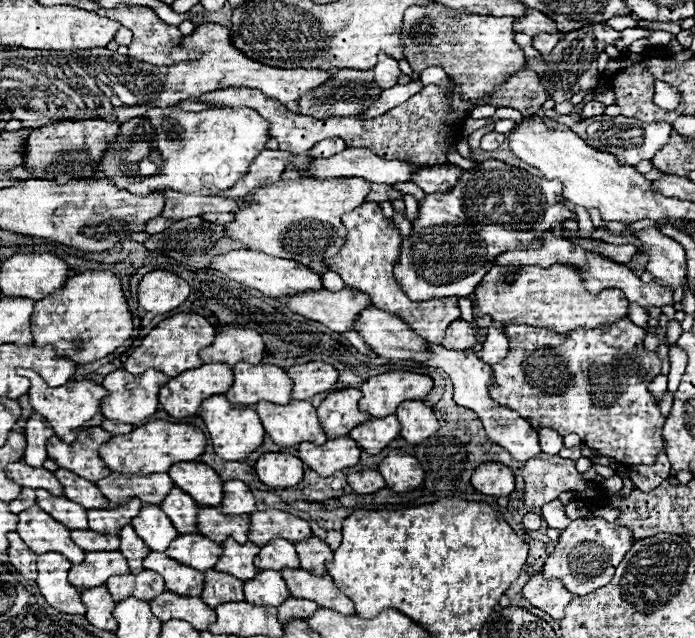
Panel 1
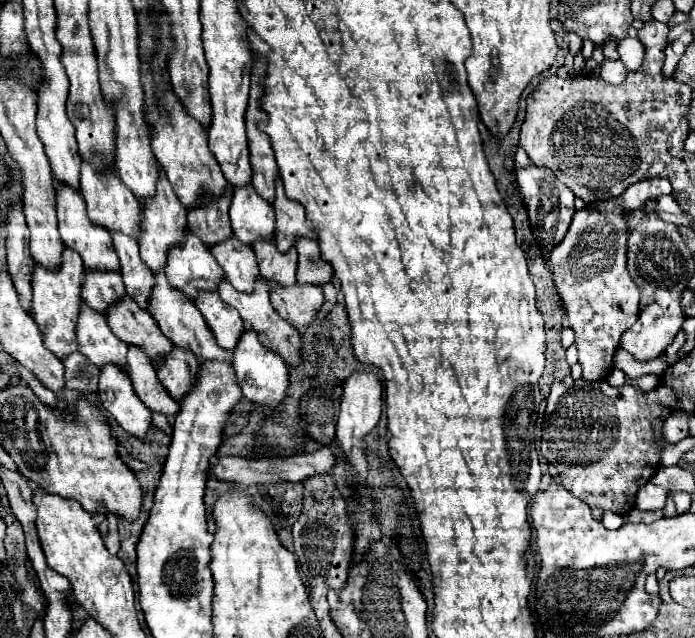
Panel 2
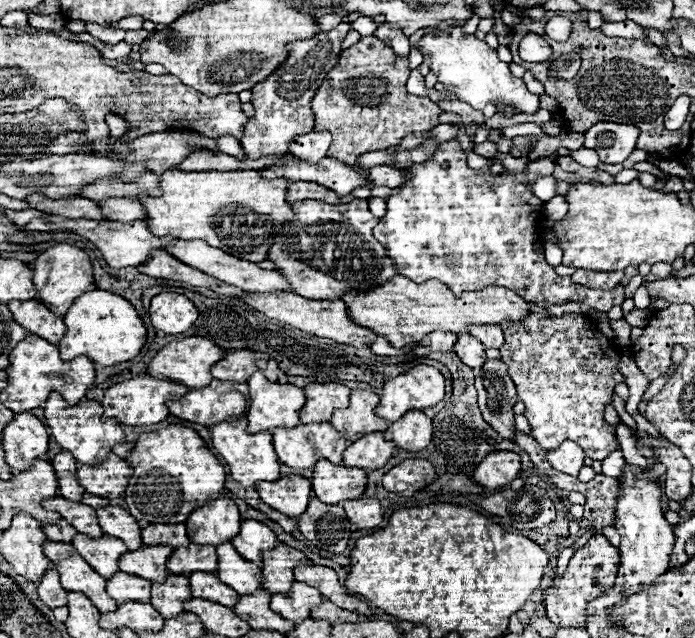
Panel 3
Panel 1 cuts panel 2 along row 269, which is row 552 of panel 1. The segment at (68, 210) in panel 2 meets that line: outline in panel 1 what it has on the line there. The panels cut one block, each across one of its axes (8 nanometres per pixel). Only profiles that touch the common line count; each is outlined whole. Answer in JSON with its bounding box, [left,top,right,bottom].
[68,552,130,588]

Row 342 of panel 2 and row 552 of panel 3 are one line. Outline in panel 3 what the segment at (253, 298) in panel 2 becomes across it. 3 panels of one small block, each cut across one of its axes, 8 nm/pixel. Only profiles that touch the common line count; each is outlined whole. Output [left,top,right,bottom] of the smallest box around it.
[262,546,312,594]

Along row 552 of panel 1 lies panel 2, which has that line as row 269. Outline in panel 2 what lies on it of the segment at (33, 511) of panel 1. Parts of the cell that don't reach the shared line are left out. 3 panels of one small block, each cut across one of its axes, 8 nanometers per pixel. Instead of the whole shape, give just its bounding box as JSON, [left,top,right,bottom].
[32,248,84,358]

